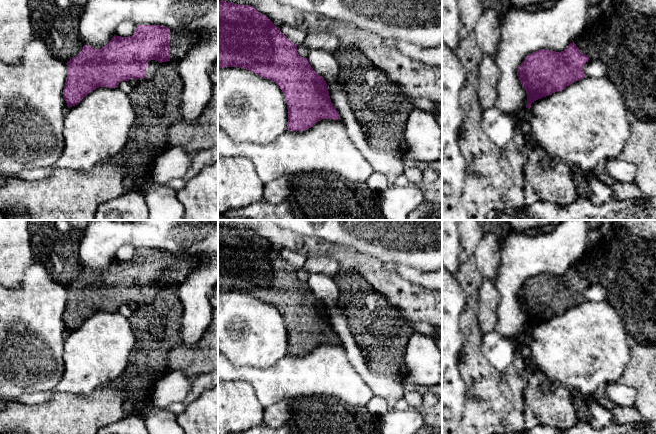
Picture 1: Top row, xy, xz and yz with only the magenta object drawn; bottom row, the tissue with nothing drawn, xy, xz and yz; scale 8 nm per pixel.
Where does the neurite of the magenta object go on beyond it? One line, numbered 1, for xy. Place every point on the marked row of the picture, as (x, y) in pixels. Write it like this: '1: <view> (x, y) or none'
1: xy (180, 42)

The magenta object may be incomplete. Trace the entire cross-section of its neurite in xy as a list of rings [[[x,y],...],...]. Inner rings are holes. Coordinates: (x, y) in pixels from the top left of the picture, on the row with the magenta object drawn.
[[[137,25],[132,36],[114,35],[101,49],[84,45],[82,51],[67,61],[67,79],[63,98],[68,107],[75,106],[90,92],[99,87],[116,88],[121,81],[135,83],[152,78],[162,62],[180,62],[201,39],[199,32],[175,32],[160,25]]]

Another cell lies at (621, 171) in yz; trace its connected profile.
[[[619,158],[607,159],[605,164],[608,174],[617,182],[633,183],[636,176],[636,166]]]

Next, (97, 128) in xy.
[[[99,87],[78,104],[68,107],[65,113],[64,149],[54,167],[79,171],[91,170],[104,160],[119,155],[129,140],[129,133],[136,120],[129,95],[118,87]]]

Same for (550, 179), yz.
[[[539,146],[527,152],[523,187],[526,206],[537,201],[565,206],[578,199],[572,167],[561,159],[551,157]]]

